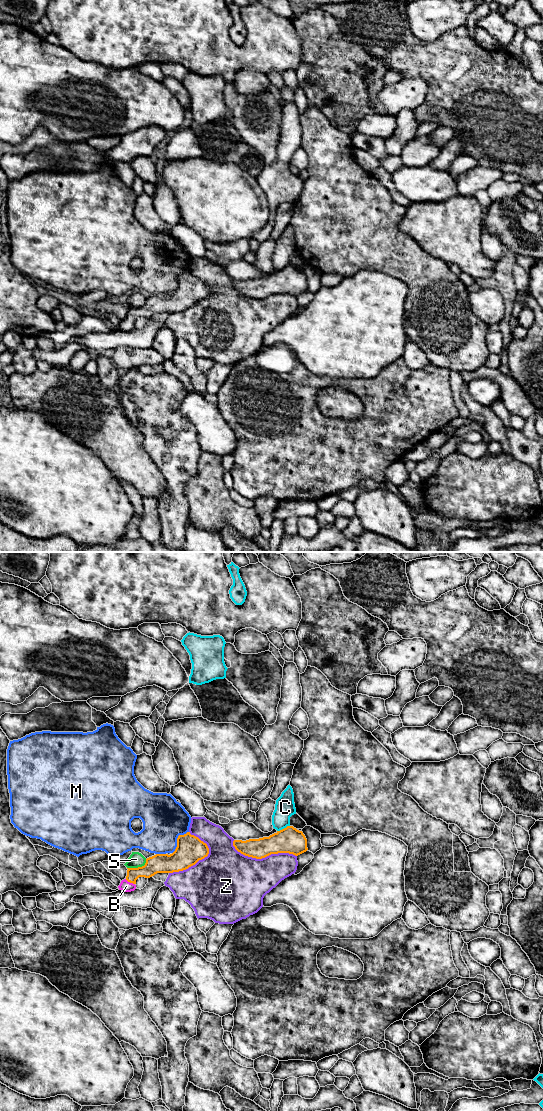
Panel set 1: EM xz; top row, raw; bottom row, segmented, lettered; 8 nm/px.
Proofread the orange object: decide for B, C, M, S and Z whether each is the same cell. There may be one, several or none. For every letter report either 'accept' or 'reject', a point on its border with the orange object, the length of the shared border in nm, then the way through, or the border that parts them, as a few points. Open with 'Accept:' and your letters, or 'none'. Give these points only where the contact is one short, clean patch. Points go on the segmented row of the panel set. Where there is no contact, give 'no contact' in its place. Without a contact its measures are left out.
Accept: B
B: accept; meets orange in xz at (130, 882); contact 90 nm long; runs through xz (155, 864), (140, 871), (130, 882), (126, 886)
C: reject; meets orange in xz at (284, 828); contact 120 nm long; border along xz (289, 825), (277, 831)
M: reject; meets orange in xz at (177, 840); contact 220 nm long
S: reject; meets orange in xz at (138, 867); contact 180 nm long
Z: reject; meets orange in xz at (262, 857); contact 550 nm long

